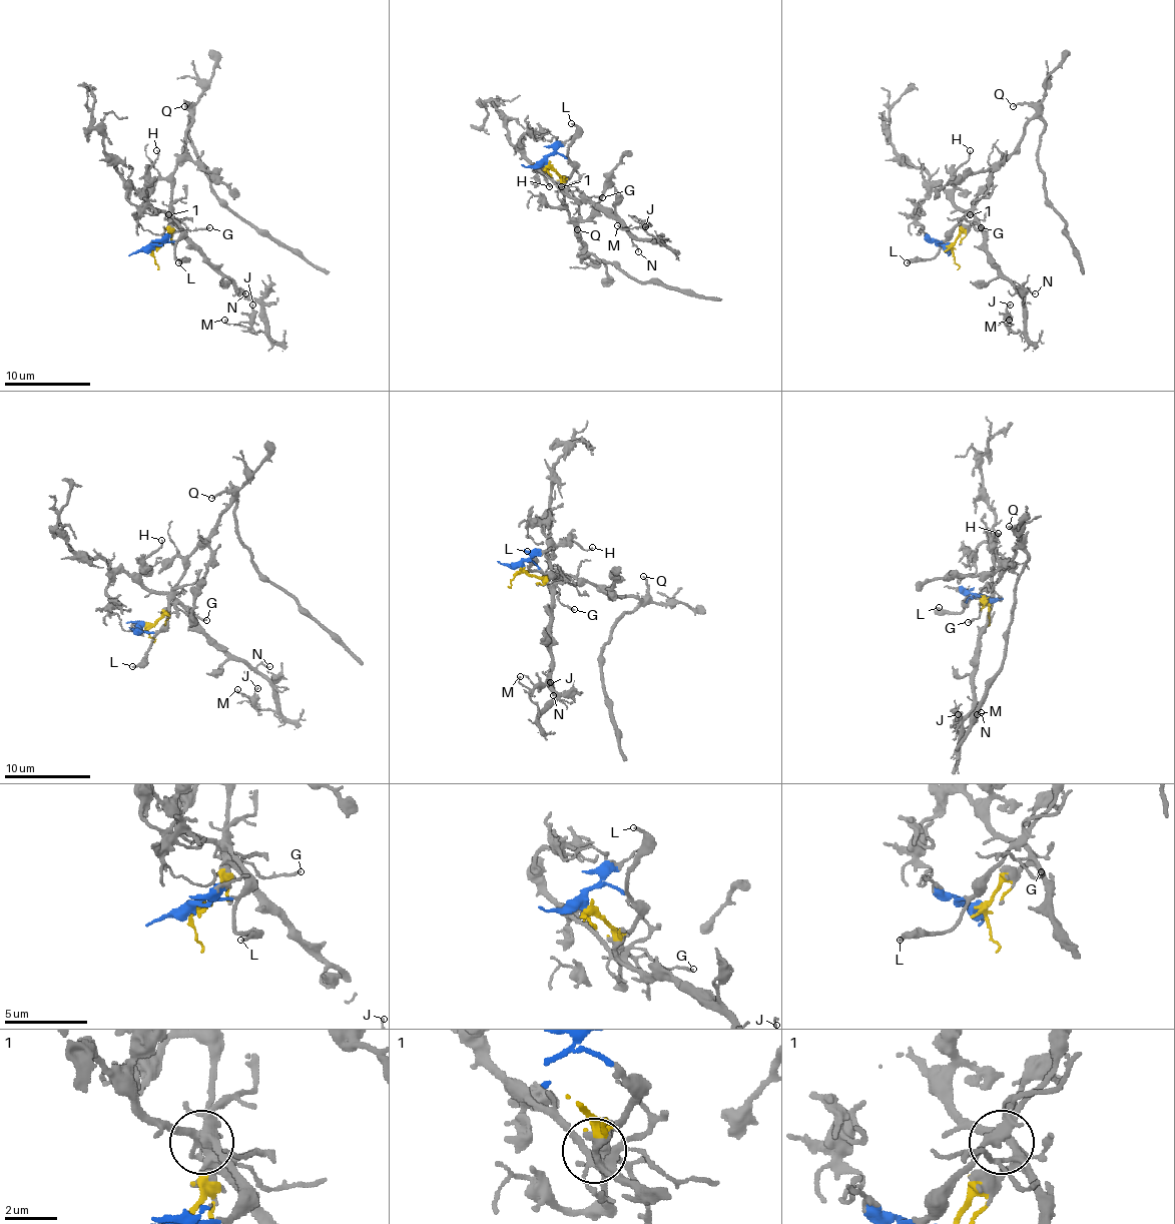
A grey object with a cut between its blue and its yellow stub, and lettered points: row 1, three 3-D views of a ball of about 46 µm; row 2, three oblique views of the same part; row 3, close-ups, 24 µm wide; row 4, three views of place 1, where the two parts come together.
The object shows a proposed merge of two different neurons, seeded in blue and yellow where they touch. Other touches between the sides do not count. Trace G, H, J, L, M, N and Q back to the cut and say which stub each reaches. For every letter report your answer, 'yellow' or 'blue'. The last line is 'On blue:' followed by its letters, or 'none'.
G: yellow
H: yellow
J: yellow
L: blue
M: yellow
N: yellow
Q: blue
On blue: L, Q

